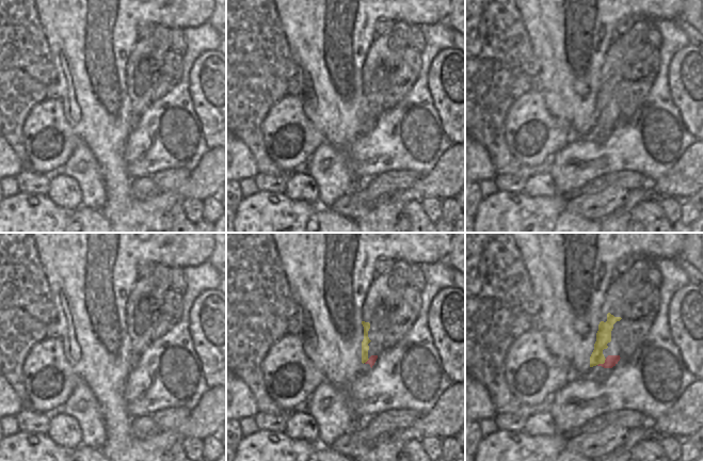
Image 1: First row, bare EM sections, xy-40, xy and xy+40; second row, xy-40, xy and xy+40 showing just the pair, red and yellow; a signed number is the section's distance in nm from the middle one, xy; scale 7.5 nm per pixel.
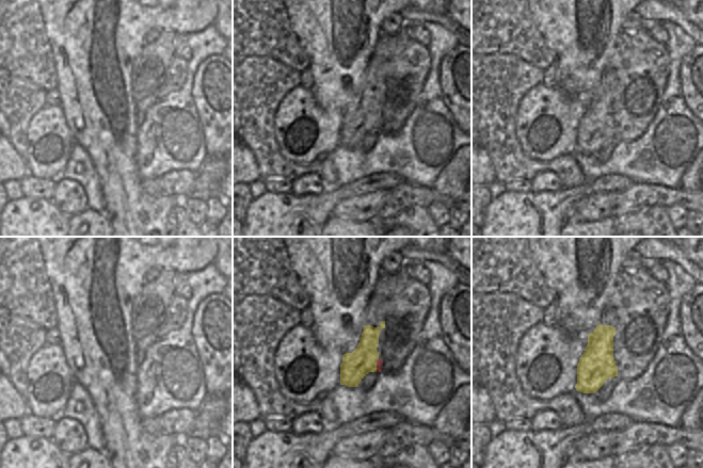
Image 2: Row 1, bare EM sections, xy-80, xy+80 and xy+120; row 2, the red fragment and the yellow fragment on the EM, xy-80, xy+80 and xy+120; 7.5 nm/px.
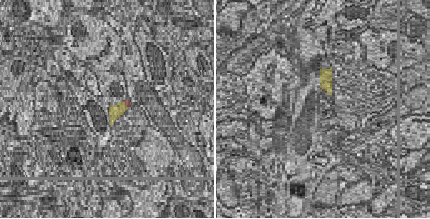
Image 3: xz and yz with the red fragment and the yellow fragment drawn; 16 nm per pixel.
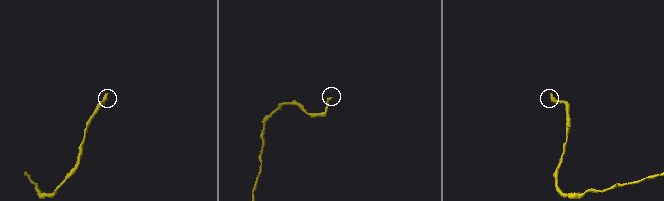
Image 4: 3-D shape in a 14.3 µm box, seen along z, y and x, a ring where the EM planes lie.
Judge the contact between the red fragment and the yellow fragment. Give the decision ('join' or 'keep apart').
keep apart

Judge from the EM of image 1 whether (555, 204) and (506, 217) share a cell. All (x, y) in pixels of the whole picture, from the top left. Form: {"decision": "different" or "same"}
{"decision": "same"}

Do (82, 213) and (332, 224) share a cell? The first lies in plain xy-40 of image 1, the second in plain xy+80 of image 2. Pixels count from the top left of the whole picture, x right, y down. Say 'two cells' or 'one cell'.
one cell

